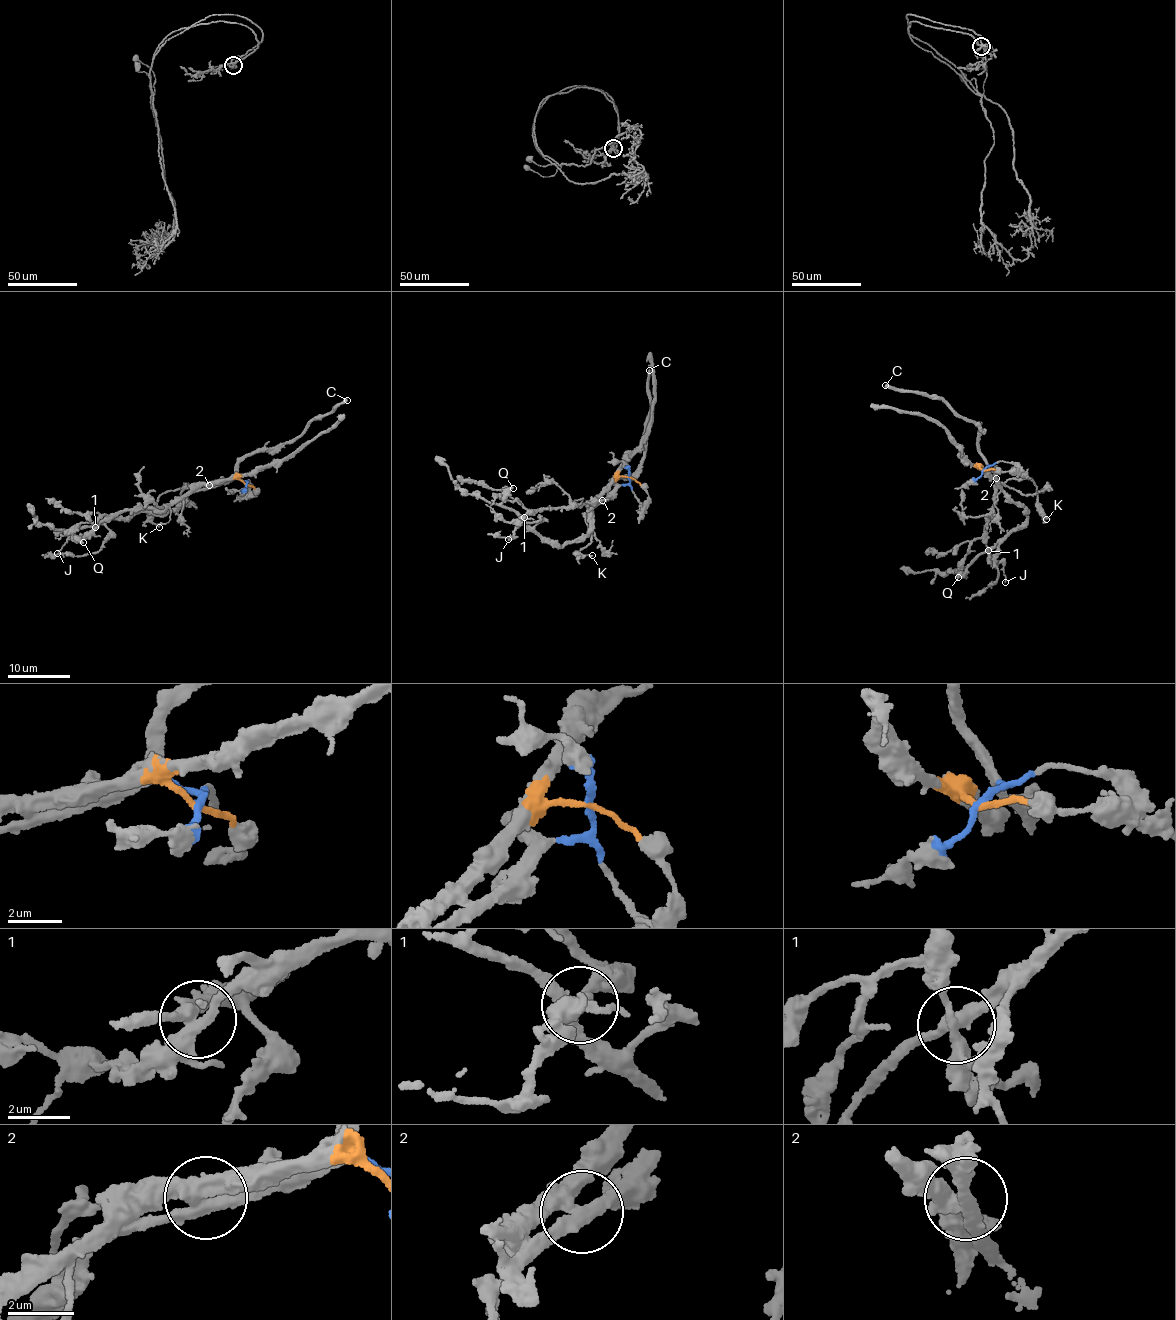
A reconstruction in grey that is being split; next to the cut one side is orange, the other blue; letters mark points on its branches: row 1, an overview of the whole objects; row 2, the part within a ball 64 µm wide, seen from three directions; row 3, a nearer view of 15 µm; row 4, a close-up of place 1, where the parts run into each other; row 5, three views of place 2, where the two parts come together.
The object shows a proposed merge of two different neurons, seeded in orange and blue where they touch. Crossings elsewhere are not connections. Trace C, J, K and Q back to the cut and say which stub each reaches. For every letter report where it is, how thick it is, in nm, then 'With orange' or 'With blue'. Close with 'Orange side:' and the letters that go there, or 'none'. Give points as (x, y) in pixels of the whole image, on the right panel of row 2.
C: Place: (885, 385). Thickness 360 nm. With blue
J: Place: (1005, 582). Thickness 140 nm. With orange
K: Place: (1046, 519). Thickness 190 nm. With orange
Q: Place: (958, 577). Thickness 320 nm. With blue
Orange side: J, K

